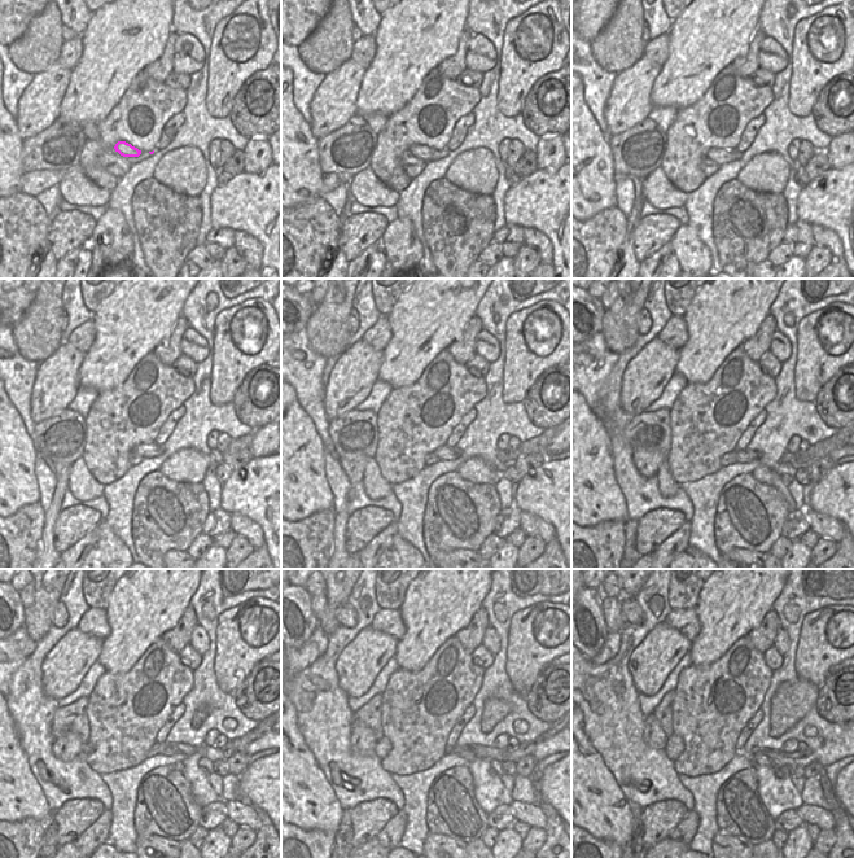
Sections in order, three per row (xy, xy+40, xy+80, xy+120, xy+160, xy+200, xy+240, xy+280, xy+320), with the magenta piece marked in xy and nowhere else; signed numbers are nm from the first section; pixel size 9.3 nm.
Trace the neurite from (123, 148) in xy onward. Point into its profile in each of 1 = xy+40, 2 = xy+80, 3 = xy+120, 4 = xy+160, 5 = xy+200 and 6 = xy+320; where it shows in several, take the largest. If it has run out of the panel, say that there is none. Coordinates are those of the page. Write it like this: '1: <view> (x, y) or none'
1: xy+40 (428, 154)
2: xy+80 (721, 156)
3: xy+120 (150, 449)
4: xy+160 (446, 454)
5: xy+200 (740, 456)
6: xy+320 (774, 758)

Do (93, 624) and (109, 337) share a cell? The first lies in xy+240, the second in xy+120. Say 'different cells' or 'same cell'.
different cells

